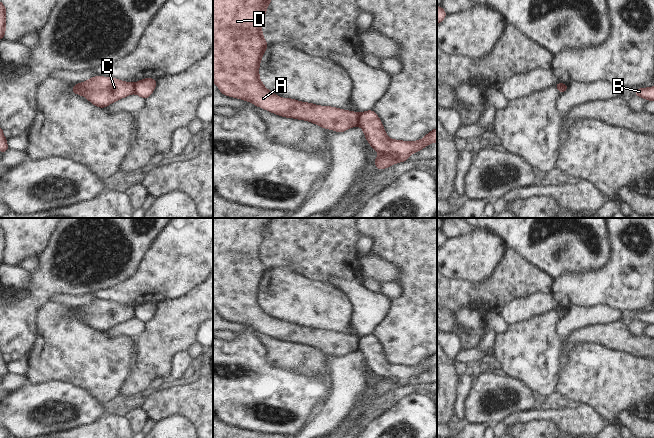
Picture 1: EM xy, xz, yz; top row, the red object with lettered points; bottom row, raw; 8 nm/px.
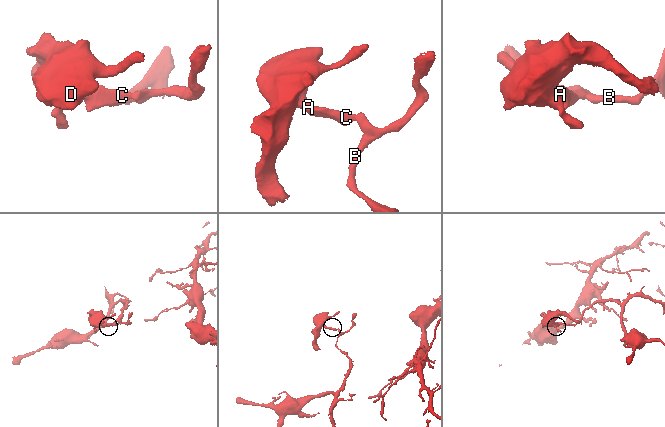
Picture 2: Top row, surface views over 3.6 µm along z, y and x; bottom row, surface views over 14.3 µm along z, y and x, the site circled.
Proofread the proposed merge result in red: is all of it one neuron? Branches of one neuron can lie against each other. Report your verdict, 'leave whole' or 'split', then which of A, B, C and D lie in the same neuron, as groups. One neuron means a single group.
split; groups A C D / B

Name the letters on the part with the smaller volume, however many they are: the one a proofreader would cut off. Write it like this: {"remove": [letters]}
{"remove": ["A", "C", "D"]}

